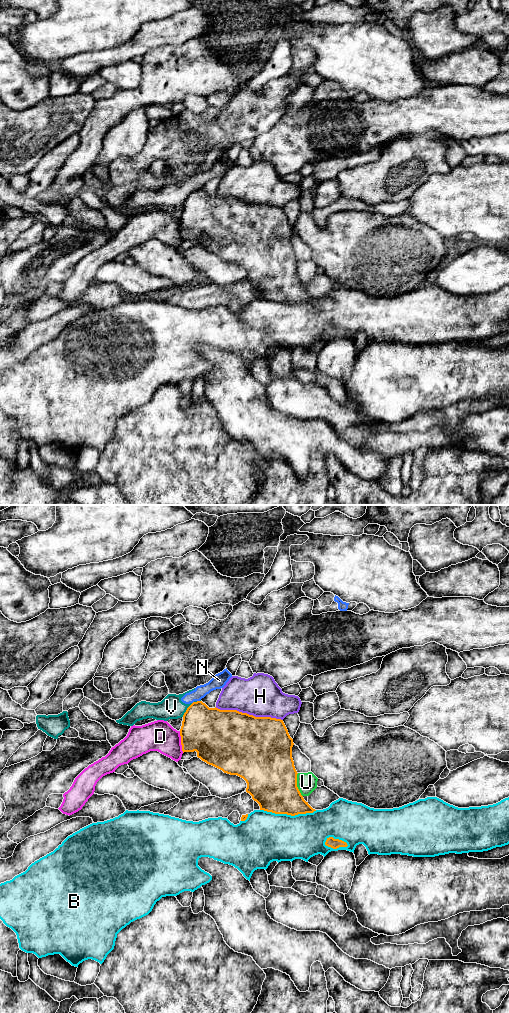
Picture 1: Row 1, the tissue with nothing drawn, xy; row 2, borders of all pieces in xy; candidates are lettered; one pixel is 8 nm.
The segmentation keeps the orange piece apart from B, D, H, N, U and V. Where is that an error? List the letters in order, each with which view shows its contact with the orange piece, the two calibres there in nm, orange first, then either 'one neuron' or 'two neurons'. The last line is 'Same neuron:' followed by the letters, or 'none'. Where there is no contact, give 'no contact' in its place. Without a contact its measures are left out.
B: xy | 360/400 nm | two neurons
D: xy | 380/240 nm | two neurons
H: xy | 500/320 nm | two neurons
N: xy | 380/110 nm | two neurons
U: xy | 420/160 nm | two neurons
V: xy | 380/190 nm | two neurons
Same neuron: none

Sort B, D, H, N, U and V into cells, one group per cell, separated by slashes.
B / D / H / N V / U

